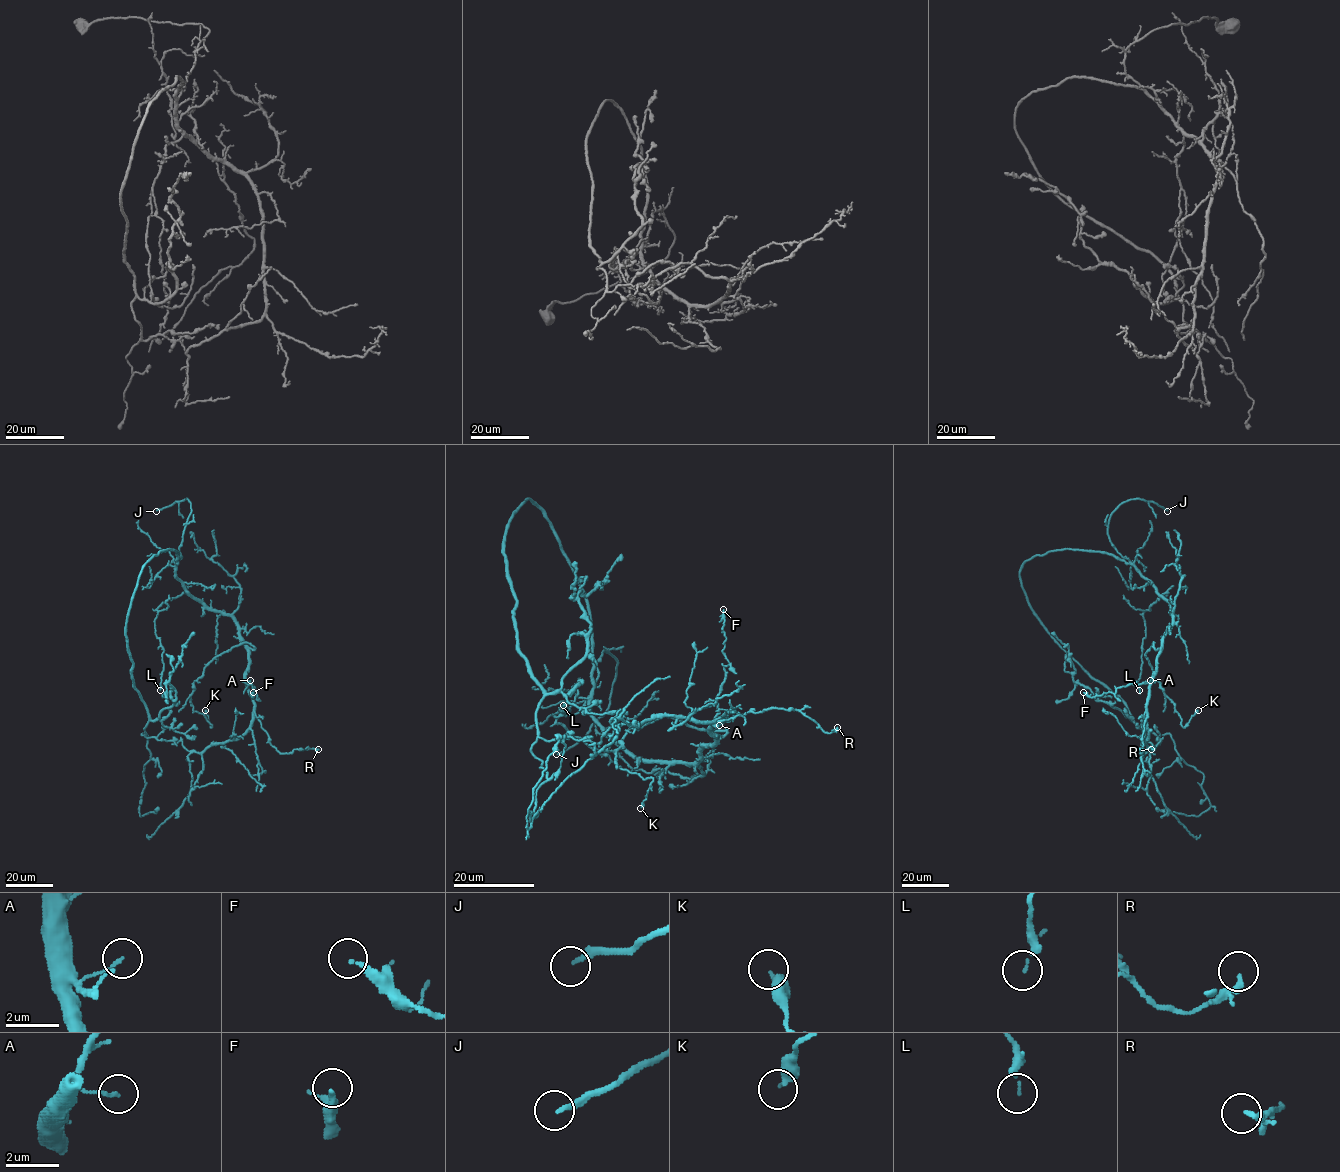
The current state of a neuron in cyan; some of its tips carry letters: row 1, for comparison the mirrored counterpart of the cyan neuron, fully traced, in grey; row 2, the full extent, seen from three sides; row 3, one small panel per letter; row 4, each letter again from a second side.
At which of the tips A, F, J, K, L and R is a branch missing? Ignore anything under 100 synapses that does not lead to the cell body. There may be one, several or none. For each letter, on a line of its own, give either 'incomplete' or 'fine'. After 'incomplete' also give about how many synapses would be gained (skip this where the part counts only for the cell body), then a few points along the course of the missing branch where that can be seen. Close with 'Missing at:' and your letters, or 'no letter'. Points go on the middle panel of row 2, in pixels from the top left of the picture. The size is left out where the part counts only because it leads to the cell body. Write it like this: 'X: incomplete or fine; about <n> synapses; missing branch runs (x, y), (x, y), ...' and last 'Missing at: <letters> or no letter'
A: fine
F: fine
J: incomplete; missing branch runs (556, 754), (530, 770), (493, 779), (471, 778), (464, 774)
K: fine
L: fine
R: fine
Missing at: J

